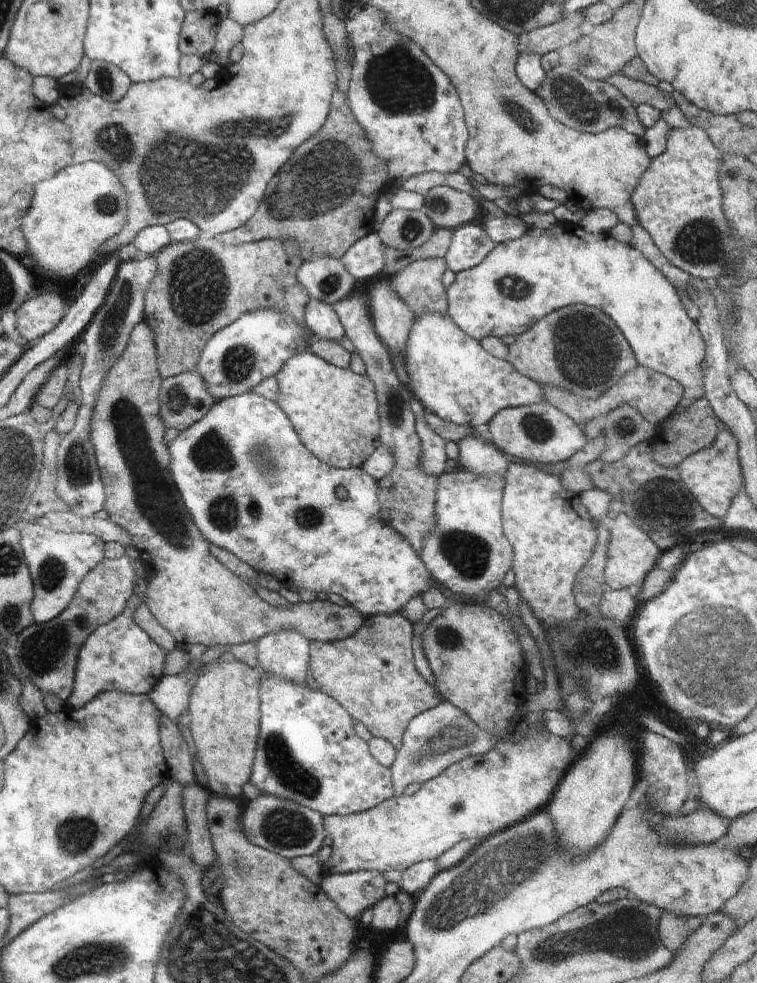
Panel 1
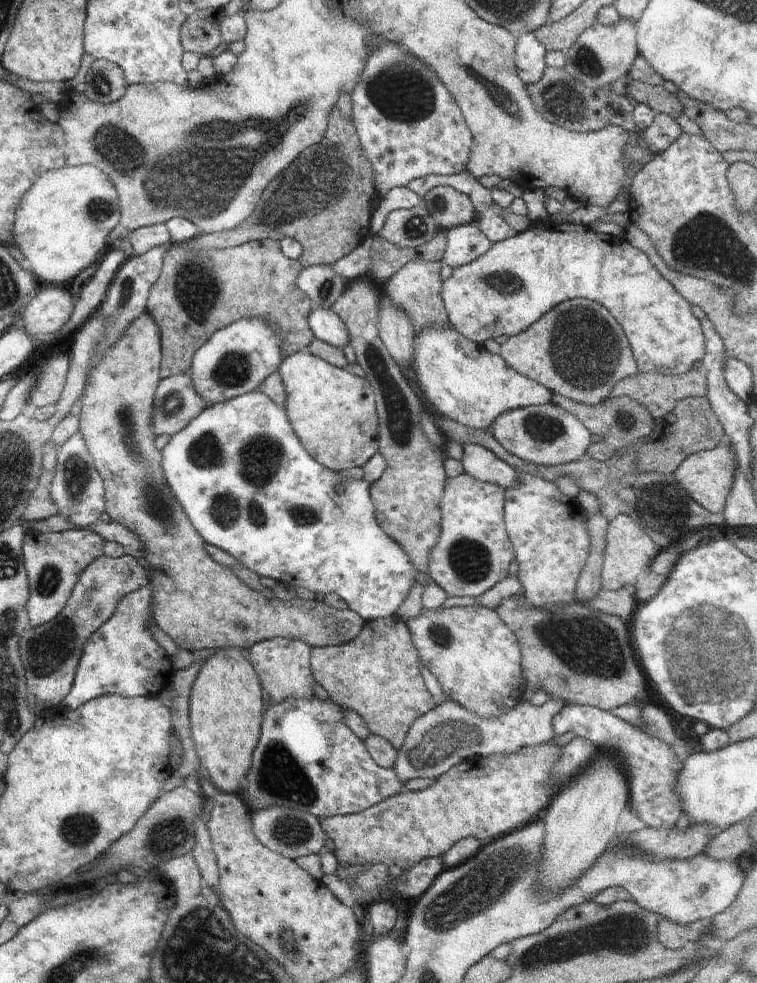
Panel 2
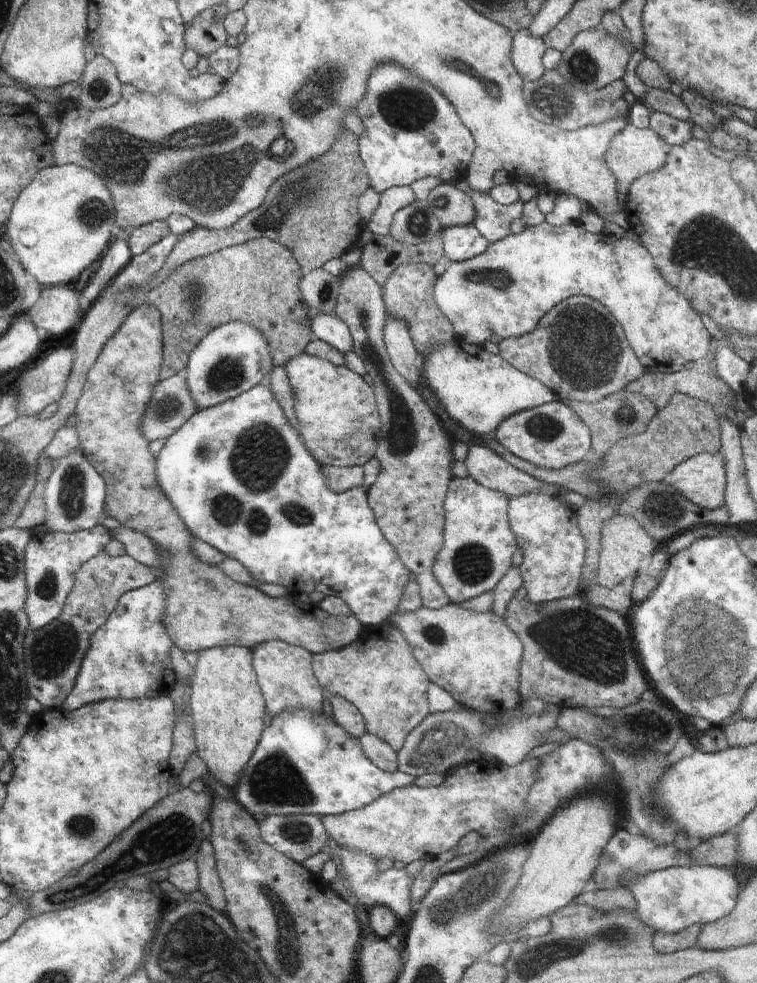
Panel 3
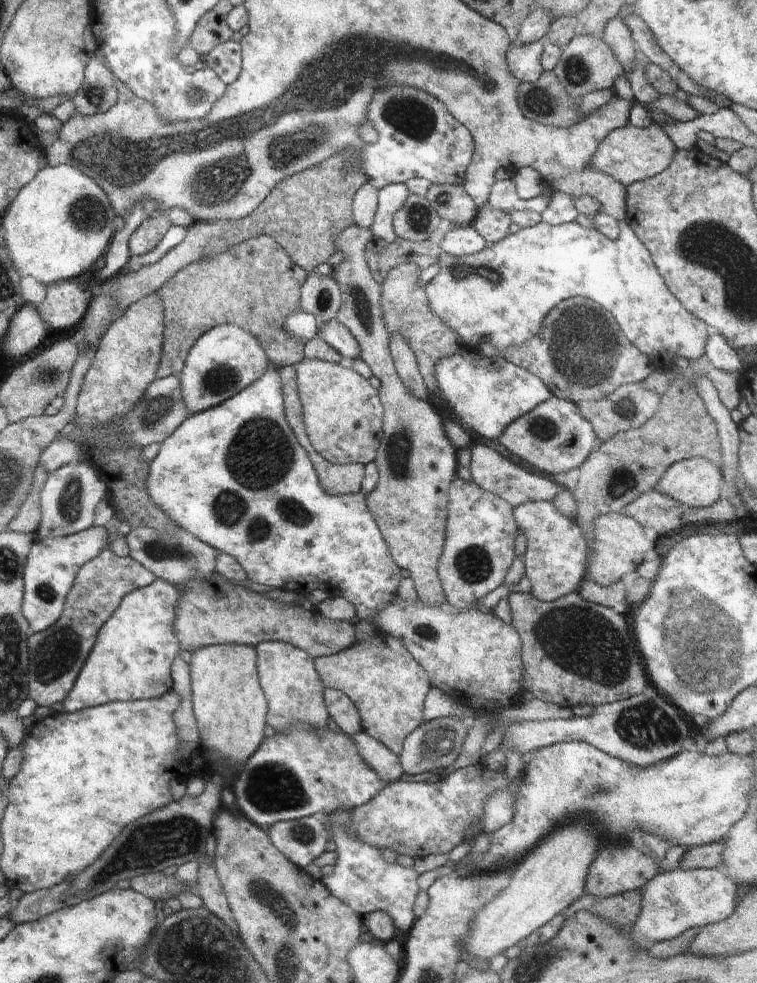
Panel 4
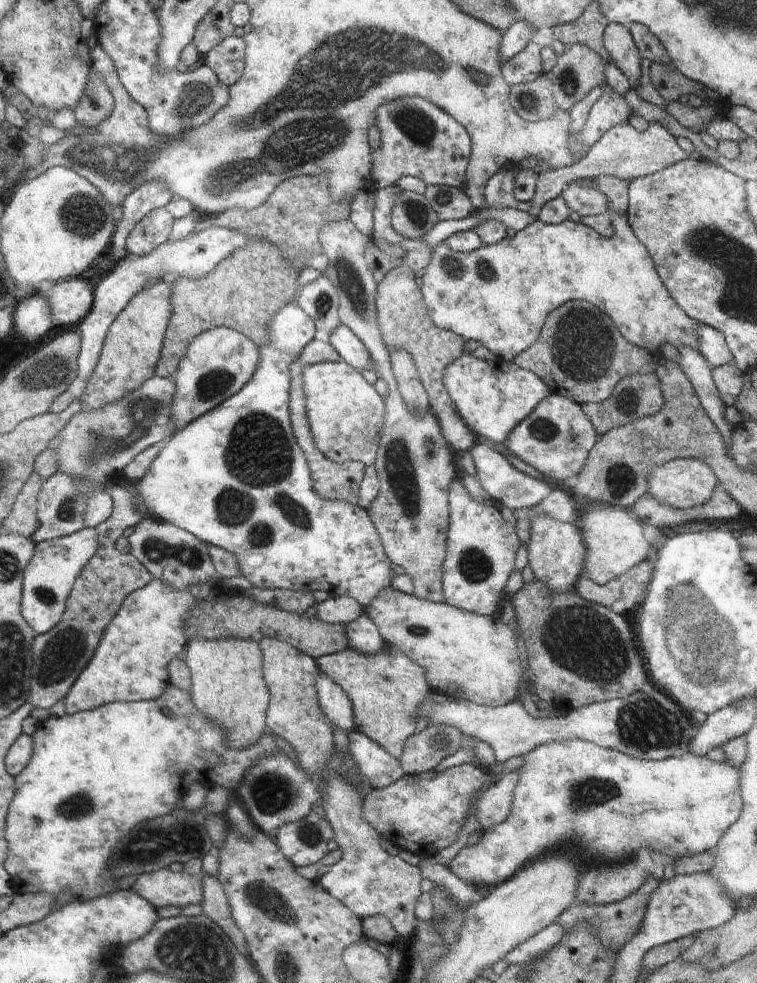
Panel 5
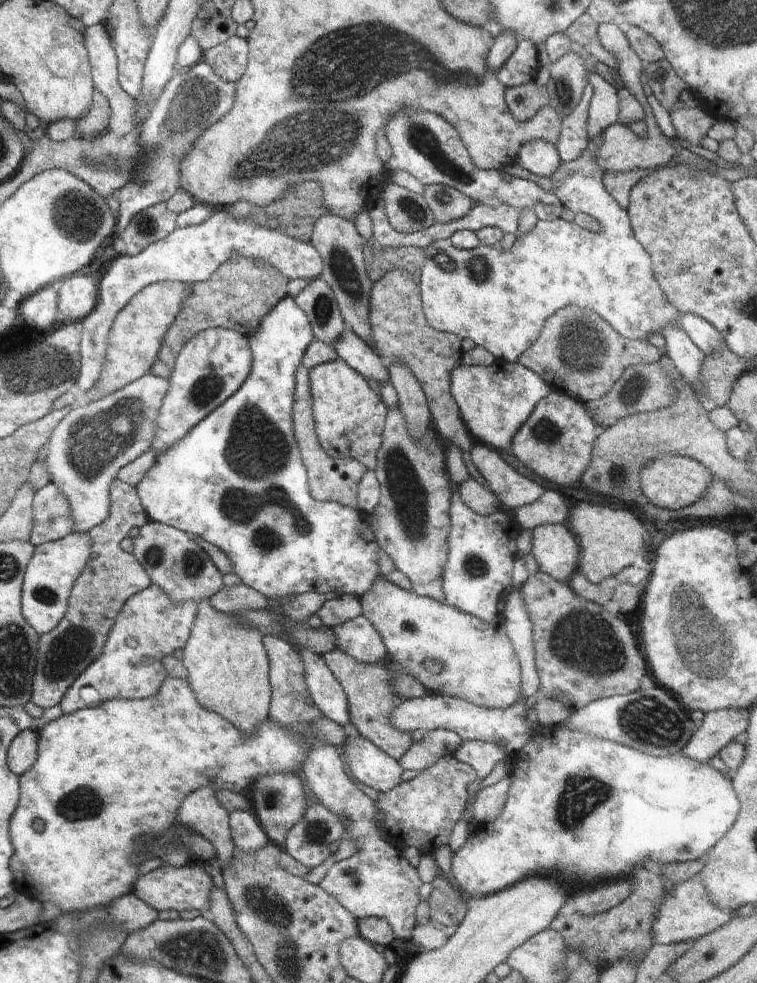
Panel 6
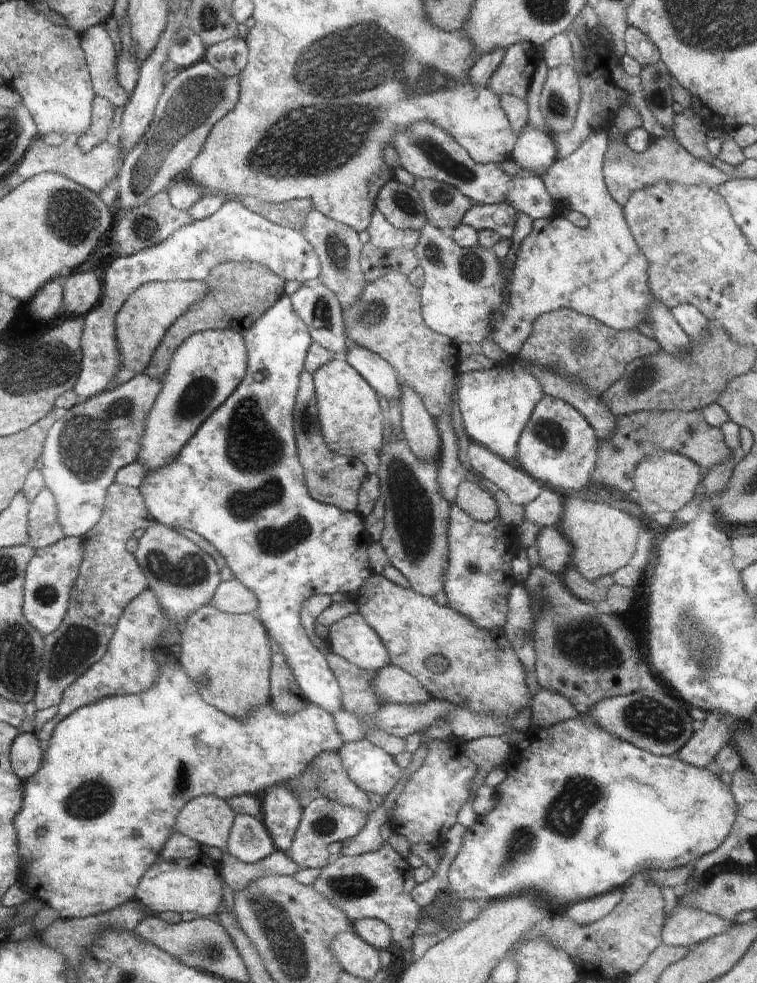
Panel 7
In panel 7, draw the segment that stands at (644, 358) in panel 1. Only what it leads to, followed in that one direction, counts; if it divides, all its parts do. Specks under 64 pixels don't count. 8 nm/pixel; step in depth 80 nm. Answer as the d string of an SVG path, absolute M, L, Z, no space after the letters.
M592 131L592 134L588 135L588 138L580 145L580 148L576 149L570 156L565 159L558 160L549 168L550 172L546 172L541 178L544 180L554 180L554 186L552 188L576 188L576 190L598 190L598 202L592 198L592 204L586 208L588 212L584 212L584 216L589 220L588 226L584 229L574 226L568 219L564 219L557 214L553 218L548 219L535 219L533 222L533 231L528 234L526 238L520 241L520 244L516 246L516 258L512 258L512 274L507 274L504 270L504 259L499 260L496 253L490 251L487 248L482 248L479 244L472 248L462 248L458 246L452 238L449 237L448 232L432 226L430 223L426 223L420 230L420 240L413 250L419 256L419 266L424 270L424 283L419 288L421 292L421 315L428 328L431 328L437 333L449 336L456 345L460 342L468 342L468 344L478 348L482 342L486 342L488 338L493 338L493 341L500 347L500 350L506 352L508 359L517 359L521 348L524 343L530 338L533 331L533 324L536 319L543 314L554 312L558 309L572 309L580 314L596 318L617 331L634 331L638 330L637 326L640 326L640 322L647 322L647 309L651 303L658 303L659 300L652 294L649 289L648 275L647 275L647 260L643 257L641 250L638 248L630 229L627 227L626 219L624 218L623 206L618 204L616 200L612 198L612 195L606 191L606 185L604 183L604 175L602 175L602 166L604 160L604 154L608 150L609 136L604 131Z

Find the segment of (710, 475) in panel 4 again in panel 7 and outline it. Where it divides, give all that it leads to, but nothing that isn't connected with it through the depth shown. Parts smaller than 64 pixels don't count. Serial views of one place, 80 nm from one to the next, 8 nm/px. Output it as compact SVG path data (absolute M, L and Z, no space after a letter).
M659 453L648 455L637 464L634 475L635 500L646 514L654 515L661 510L678 512L697 496L706 469L701 468L687 456L678 453Z

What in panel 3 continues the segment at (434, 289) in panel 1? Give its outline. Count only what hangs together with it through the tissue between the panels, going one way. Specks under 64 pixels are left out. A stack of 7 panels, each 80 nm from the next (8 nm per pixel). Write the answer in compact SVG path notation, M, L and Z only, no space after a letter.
M424 263L401 264L388 277L383 286L383 299L388 315L405 322L415 347L422 356L436 345L450 345L456 338L452 323L441 313L436 304L433 288L437 279L433 267Z

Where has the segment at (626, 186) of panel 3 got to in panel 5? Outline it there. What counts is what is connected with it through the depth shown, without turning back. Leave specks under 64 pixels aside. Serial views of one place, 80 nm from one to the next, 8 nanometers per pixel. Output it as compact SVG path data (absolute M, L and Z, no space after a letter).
M629 122L619 124L607 130L588 152L569 167L538 172L537 187L534 198L530 201L532 208L527 212L537 217L547 201L560 196L570 183L582 179L610 175L622 180L634 180L664 170L679 160L692 157L682 150L675 137L659 123L649 123L645 131L636 130Z

